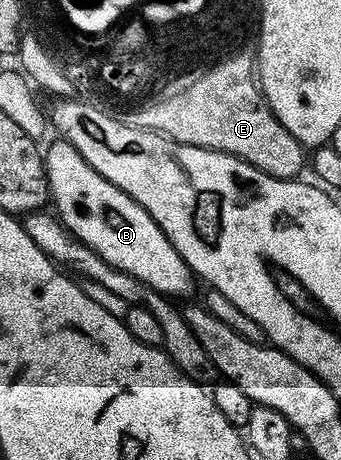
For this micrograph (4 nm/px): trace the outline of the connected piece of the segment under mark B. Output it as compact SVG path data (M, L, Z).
M56 139L56 142L46 149L44 170L48 176L50 201L53 206L56 204L55 212L59 220L63 221L66 228L82 243L102 255L106 263L118 267L118 271L126 271L126 275L134 275L134 279L142 279L144 285L149 285L153 291L163 293L169 299L184 297L191 291L192 281L194 282L192 268L184 262L182 255L178 255L178 251L172 246L170 239L166 239L158 223L154 223L154 219L137 201L130 199L130 195L114 187L114 183L110 183L102 175L98 175L98 171L94 171L94 167L90 167L90 163L82 159L80 152L67 139Z

